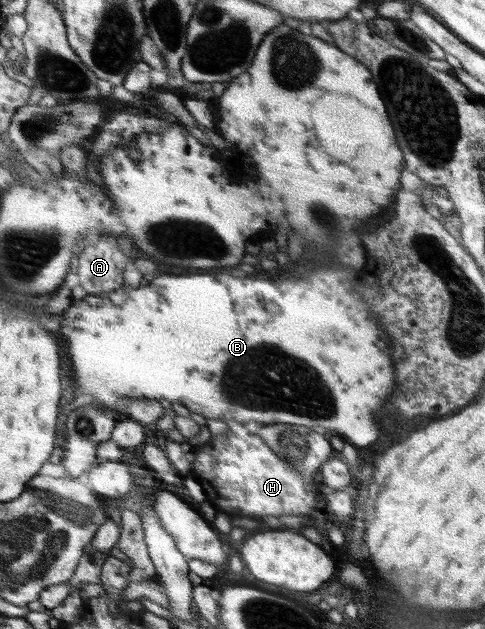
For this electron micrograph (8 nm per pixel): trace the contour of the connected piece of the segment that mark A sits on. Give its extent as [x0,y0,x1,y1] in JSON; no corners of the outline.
[78,235,136,293]

